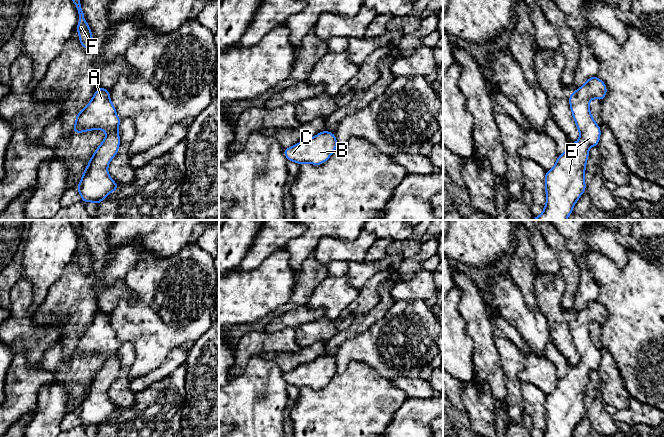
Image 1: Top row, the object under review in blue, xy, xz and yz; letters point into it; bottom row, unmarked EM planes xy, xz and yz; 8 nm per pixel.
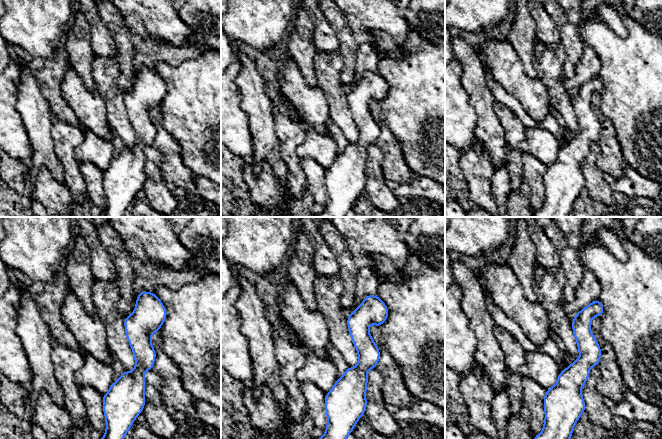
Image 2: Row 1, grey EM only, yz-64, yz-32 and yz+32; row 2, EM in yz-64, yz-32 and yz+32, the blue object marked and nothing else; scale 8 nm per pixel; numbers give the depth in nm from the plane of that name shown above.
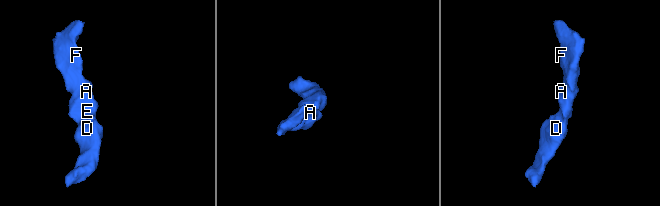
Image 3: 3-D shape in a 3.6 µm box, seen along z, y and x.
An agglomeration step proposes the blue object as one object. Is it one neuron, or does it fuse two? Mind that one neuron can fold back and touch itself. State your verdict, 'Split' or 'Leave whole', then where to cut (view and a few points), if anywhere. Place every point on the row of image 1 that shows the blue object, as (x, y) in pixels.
Leave whole. No split

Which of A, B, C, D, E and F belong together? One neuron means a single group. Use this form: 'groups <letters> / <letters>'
groups A B C D E F

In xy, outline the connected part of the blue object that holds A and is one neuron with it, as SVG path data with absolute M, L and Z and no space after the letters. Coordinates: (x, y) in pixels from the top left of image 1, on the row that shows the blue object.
M99 86L90 102L76 115L75 121L71 131L73 134L96 129L107 134L89 159L76 188L84 204L94 202L98 205L111 192L119 189L108 173L108 165L117 155L120 146L118 128L121 123L111 102L110 90Z

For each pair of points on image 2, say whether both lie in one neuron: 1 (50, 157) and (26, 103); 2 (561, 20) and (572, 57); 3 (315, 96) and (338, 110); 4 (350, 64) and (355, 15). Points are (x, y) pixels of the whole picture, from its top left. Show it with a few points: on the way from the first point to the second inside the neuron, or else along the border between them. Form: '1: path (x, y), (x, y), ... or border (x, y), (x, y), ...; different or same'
1: path (42, 144), (36, 116); same
2: path (566, 29), (570, 33), (572, 48); same
3: border (317, 85), (326, 98), (330, 117); different
4: border (342, 10), (348, 25), (354, 32); different

